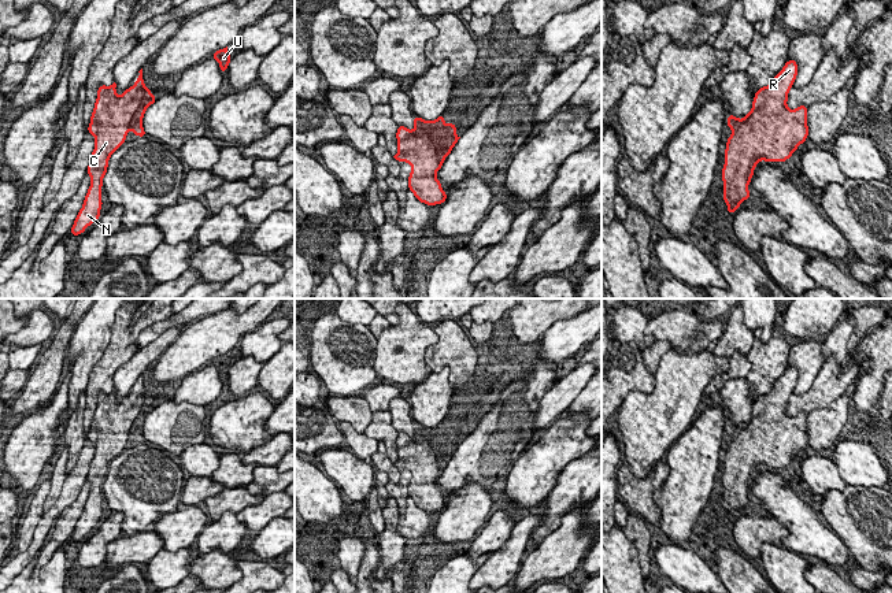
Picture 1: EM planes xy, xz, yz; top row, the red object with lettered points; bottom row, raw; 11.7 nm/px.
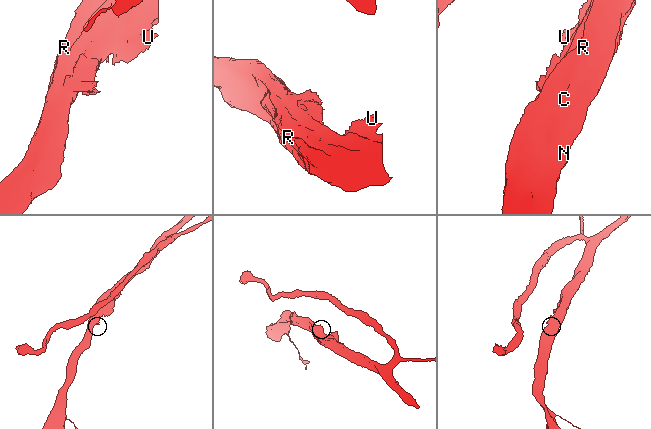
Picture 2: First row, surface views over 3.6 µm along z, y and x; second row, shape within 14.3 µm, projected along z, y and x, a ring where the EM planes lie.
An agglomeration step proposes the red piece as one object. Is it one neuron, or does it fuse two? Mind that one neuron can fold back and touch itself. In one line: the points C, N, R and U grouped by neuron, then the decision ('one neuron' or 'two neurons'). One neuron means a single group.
C N R U; one neuron

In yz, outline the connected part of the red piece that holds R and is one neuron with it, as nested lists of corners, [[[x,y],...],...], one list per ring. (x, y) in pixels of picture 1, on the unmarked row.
[[[796,367],[785,368],[773,389],[756,397],[749,420],[743,426],[730,420],[726,426],[733,438],[726,448],[722,474],[722,505],[729,520],[751,503],[748,492],[758,468],[782,470],[808,444],[808,415],[802,411],[789,416],[786,412],[796,382]]]

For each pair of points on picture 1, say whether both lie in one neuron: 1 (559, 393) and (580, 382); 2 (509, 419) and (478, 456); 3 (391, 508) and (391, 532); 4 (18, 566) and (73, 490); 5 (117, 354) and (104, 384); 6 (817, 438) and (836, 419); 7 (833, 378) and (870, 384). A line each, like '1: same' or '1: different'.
1: same
2: same
3: same
4: same
5: same
6: same
7: different

